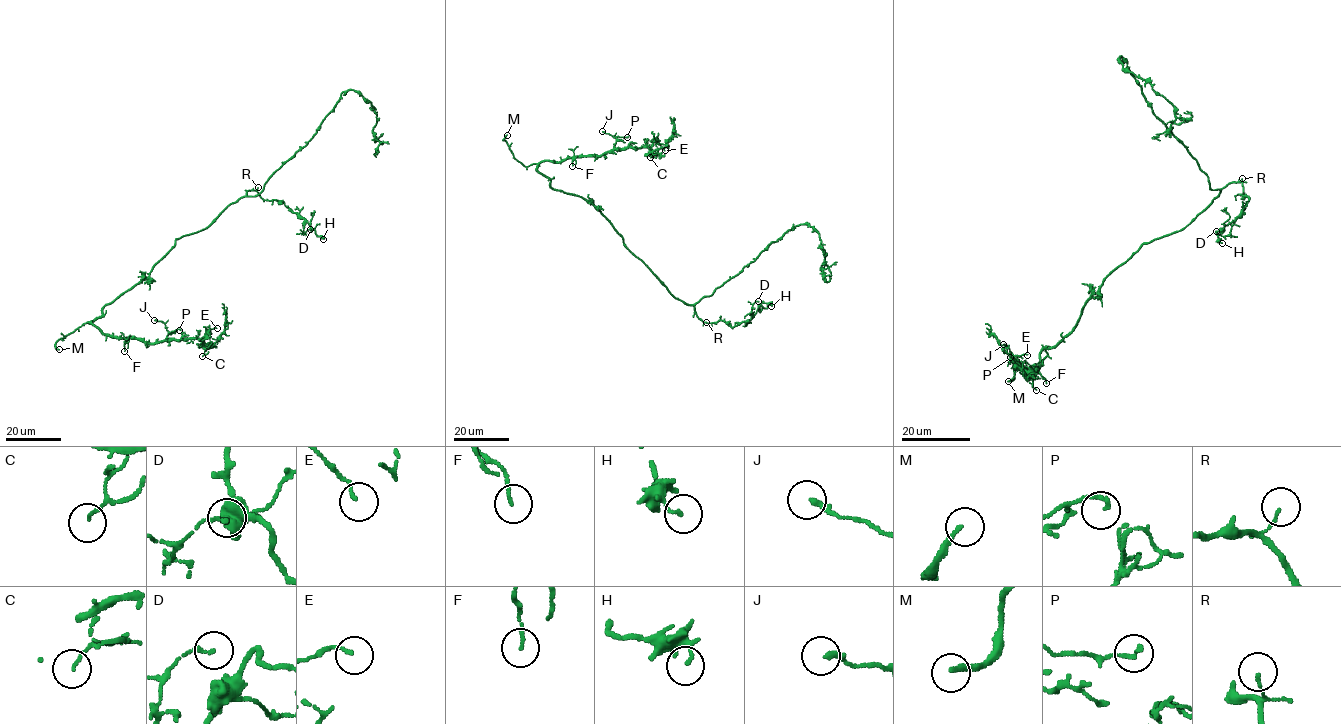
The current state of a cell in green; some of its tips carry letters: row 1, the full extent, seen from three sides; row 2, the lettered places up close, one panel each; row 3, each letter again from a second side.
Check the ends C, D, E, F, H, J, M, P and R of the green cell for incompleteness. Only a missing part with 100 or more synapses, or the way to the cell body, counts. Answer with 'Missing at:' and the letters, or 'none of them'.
Missing at: M

